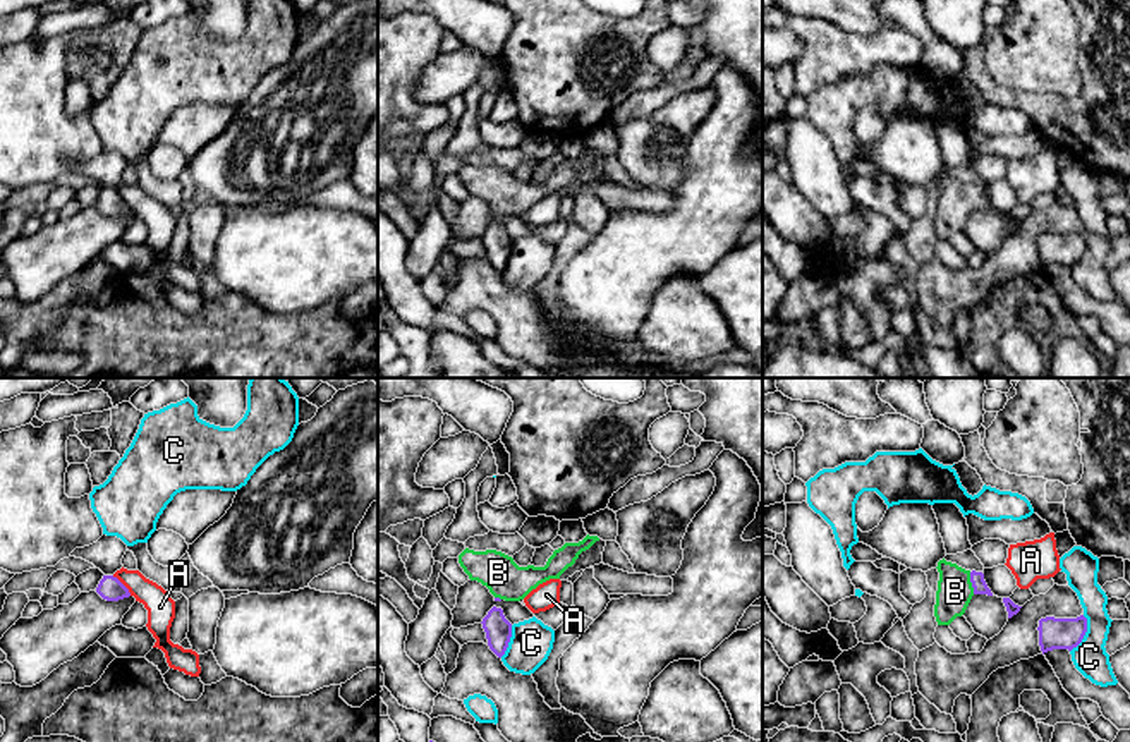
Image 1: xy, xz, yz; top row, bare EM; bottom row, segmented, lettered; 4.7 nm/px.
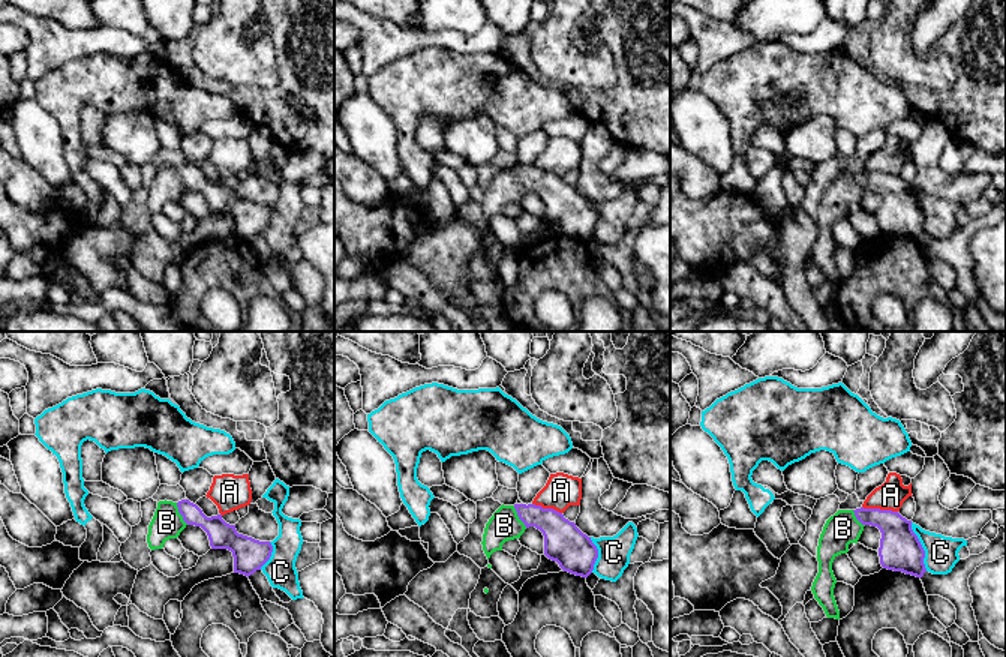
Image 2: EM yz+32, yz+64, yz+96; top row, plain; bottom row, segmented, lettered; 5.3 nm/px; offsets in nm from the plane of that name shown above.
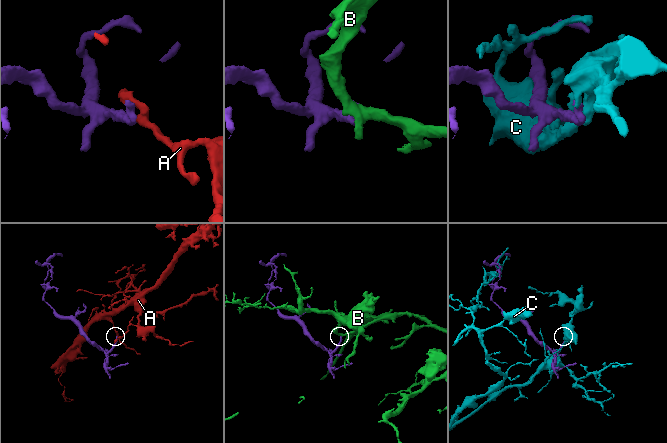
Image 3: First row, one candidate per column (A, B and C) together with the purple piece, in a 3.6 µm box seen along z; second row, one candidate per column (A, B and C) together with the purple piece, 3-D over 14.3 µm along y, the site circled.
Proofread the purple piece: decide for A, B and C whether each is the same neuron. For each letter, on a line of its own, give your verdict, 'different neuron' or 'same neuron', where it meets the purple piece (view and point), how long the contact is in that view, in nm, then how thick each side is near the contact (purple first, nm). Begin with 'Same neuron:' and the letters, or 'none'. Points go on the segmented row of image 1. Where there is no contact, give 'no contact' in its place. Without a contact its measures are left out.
Same neuron: B
A: different neuron | xy (122, 584) | 130 nm | 110/130 nm
B: same neuron | yz (971, 581) | 110 nm | 70/160 nm
C: different neuron | yz (1084, 634) | 190 nm | 140/160 nm

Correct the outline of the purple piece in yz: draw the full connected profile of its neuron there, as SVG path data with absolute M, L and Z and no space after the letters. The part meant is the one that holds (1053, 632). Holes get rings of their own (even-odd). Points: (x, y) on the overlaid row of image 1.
M1084 615L1077 618L1046 617L1039 620L1037 630L1042 654L1053 649L1072 651L1087 632L1087 618Z

